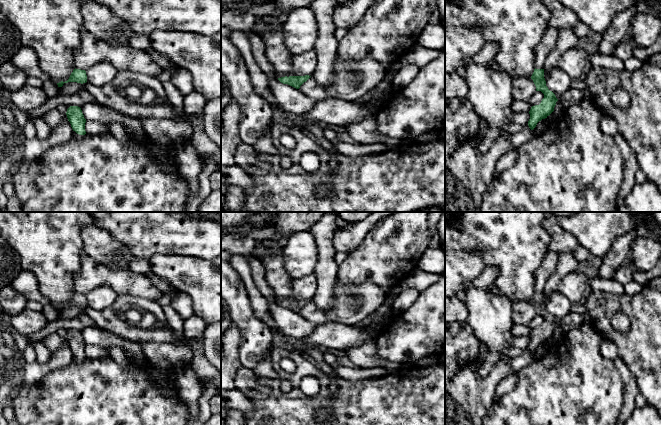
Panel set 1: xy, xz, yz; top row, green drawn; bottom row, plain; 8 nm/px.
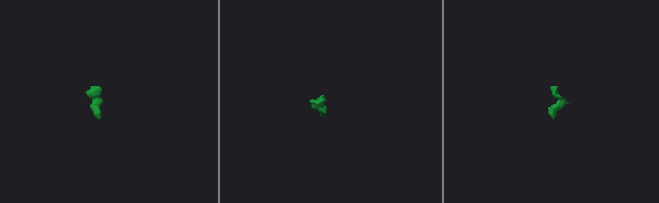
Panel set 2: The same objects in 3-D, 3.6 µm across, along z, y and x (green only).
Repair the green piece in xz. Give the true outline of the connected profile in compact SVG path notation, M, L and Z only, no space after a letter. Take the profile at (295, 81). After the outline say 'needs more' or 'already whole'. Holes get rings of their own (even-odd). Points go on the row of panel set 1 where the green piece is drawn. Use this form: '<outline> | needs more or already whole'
M305 75L305 76L285 76L278 78L278 80L283 84L288 84L296 89L299 89L300 86L306 82L311 76Z | already whole

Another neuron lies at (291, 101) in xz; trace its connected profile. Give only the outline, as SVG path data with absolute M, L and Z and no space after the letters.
M268 77L269 90L275 100L275 108L287 115L302 115L313 108L318 100L304 95L299 89Z

